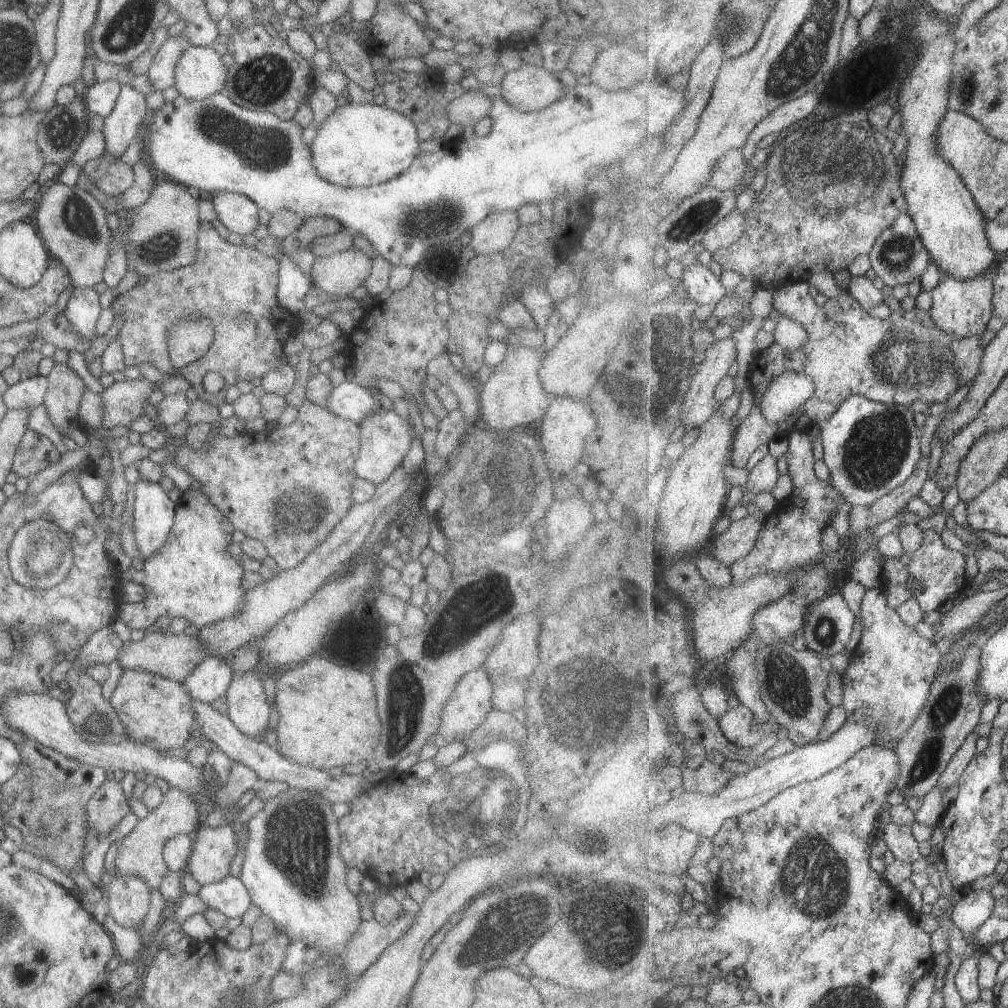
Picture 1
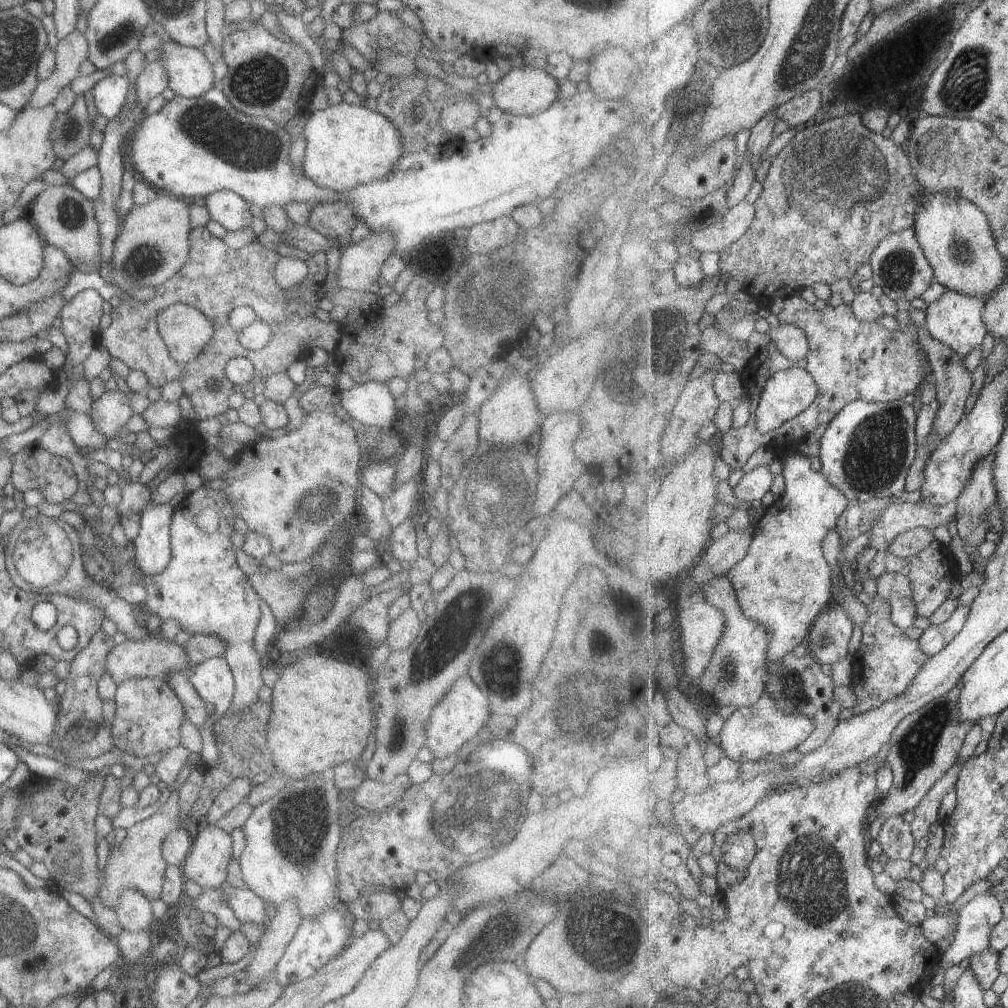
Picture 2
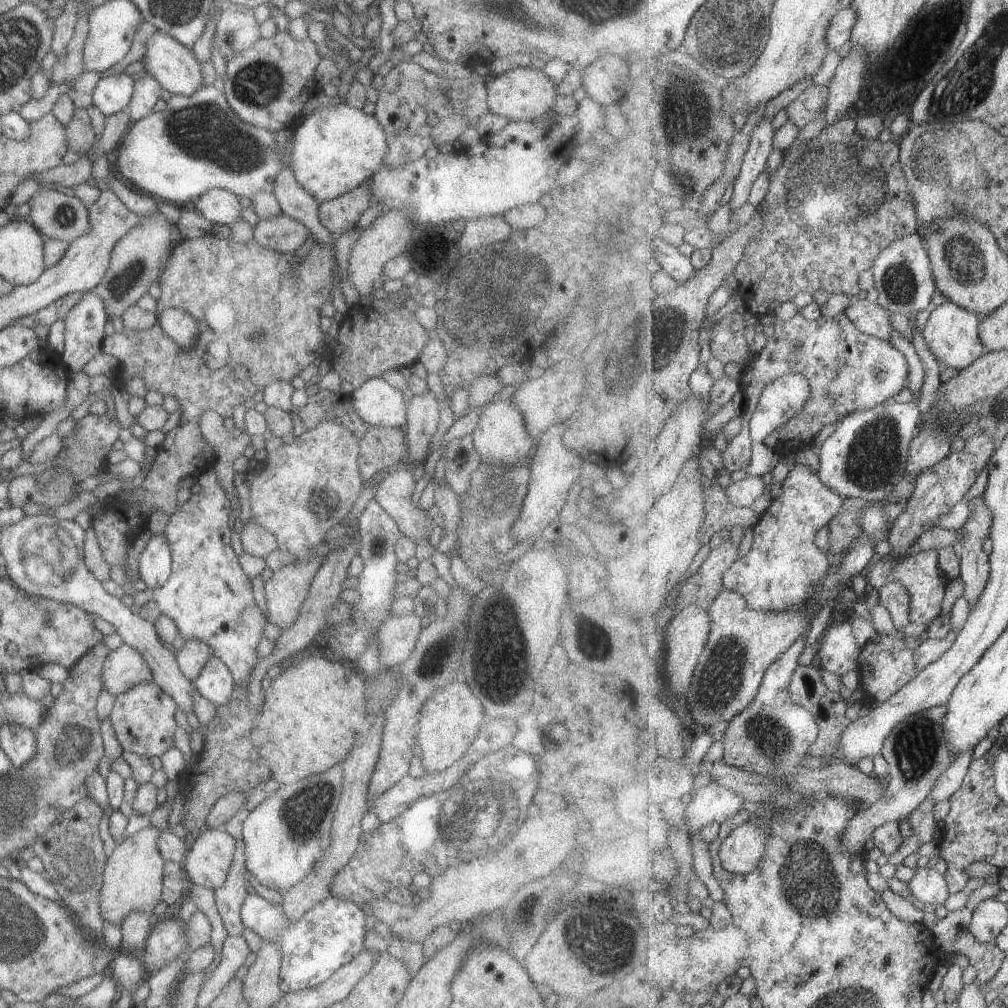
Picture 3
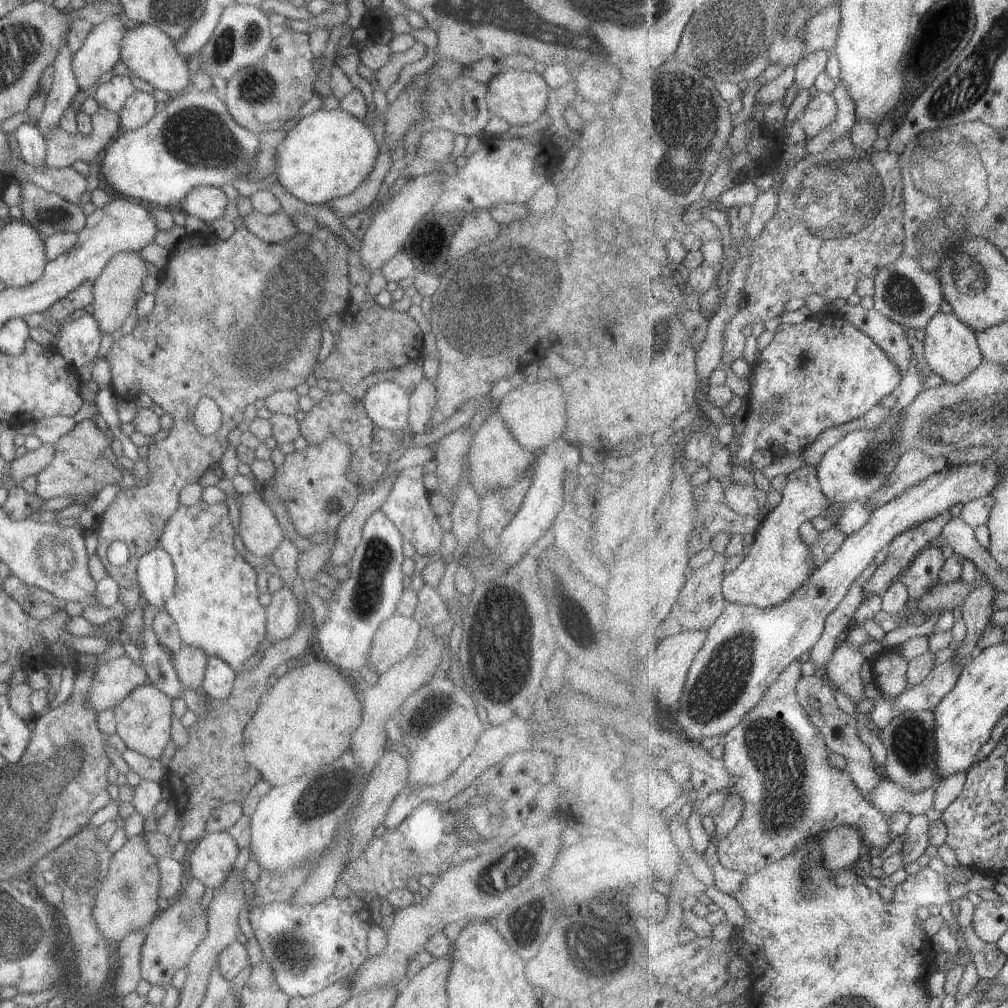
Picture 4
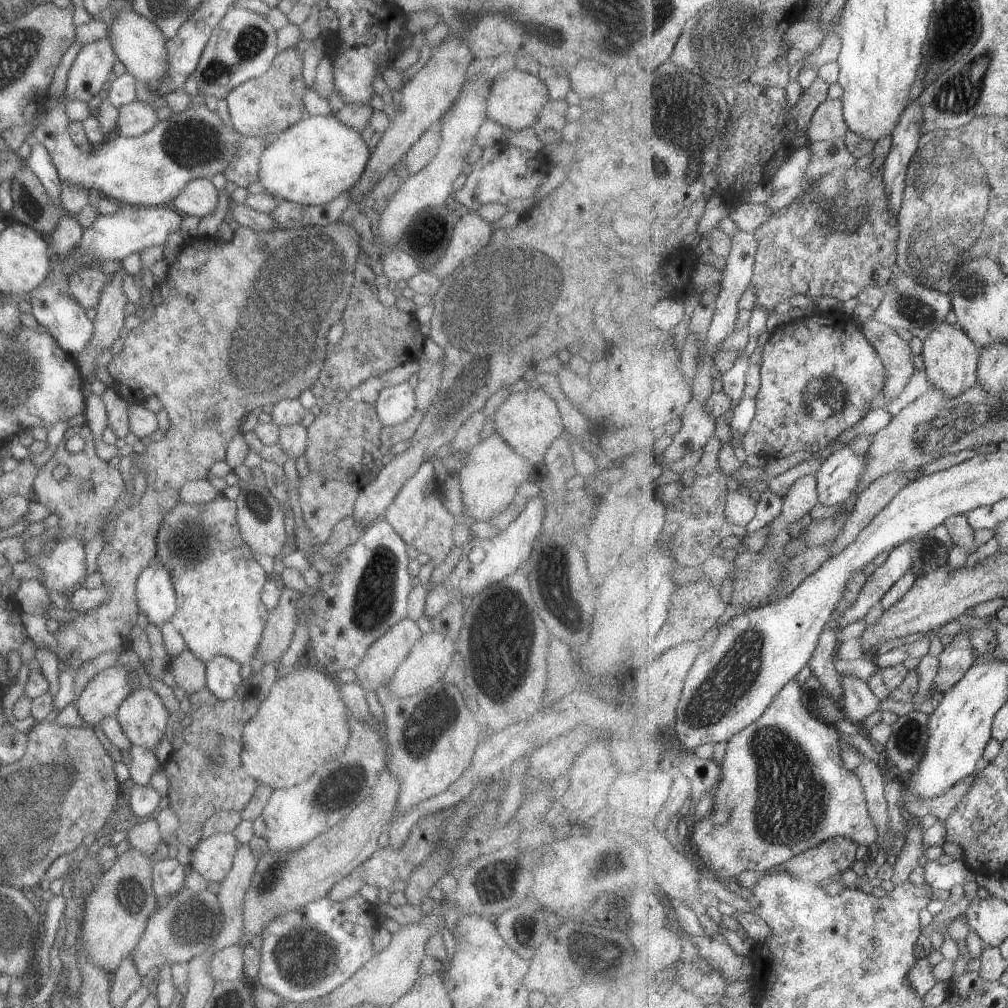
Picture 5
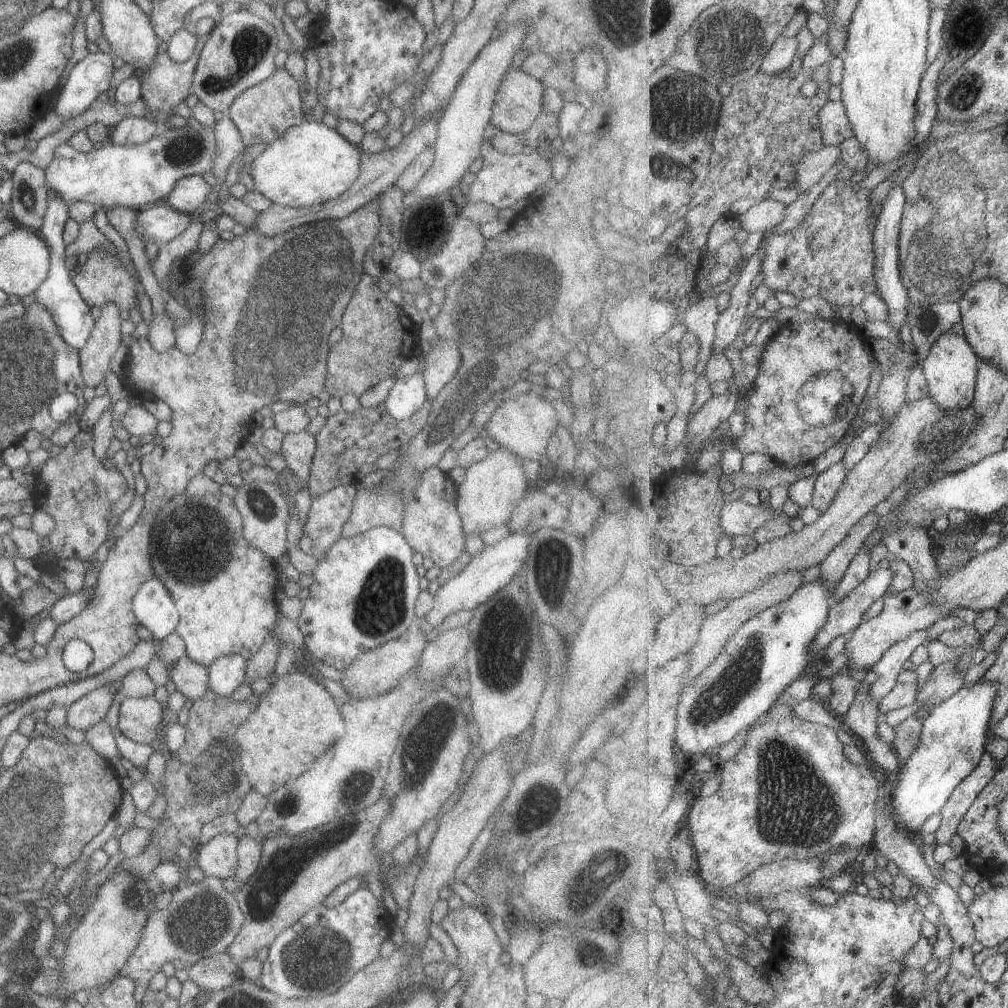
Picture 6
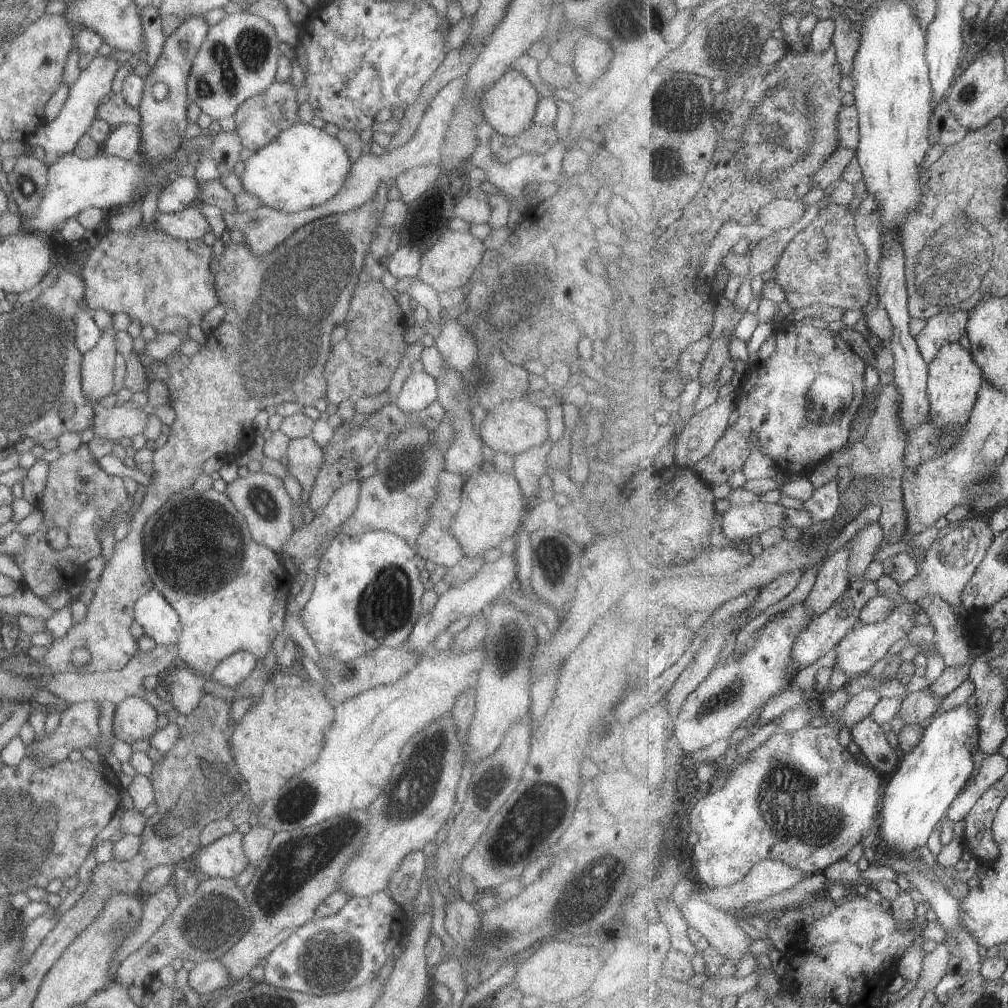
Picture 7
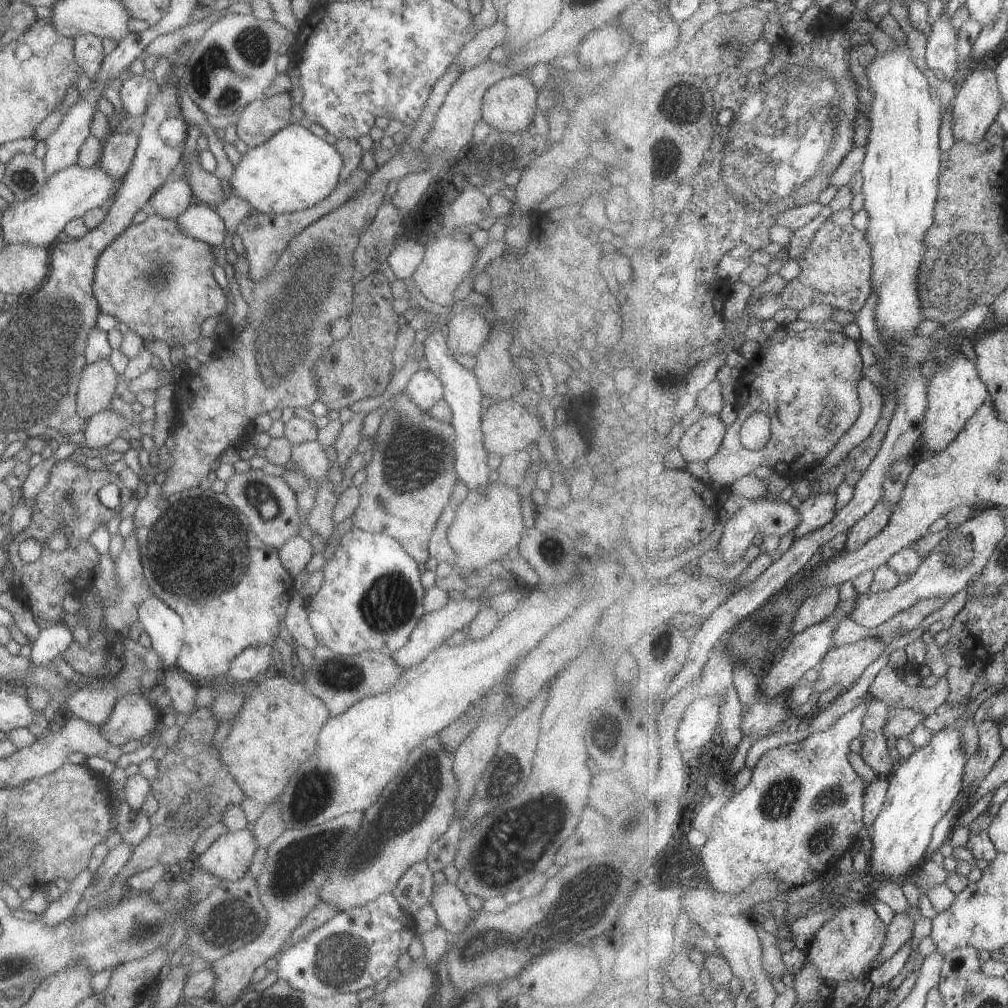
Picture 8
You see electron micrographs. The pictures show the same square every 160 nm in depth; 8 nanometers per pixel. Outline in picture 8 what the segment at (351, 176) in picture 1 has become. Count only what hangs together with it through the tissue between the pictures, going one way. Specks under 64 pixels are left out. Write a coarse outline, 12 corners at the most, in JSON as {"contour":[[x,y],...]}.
{"contour":[[294,123],[248,149],[225,184],[285,214],[339,183],[333,144]]}

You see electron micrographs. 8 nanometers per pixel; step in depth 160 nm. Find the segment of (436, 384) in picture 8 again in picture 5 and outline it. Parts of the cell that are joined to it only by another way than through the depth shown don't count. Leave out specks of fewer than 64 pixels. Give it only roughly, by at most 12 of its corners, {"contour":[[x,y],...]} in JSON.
{"contour":[[407,381],[382,388],[372,404],[387,426],[416,408]]}

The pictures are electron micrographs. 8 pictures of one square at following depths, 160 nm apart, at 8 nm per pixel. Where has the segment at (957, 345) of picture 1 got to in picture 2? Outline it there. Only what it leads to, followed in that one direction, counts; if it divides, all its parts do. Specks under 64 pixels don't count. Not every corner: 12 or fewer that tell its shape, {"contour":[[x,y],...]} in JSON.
{"contour":[[911,310],[935,376],[935,451],[966,416],[973,378],[955,350],[932,338],[926,312]]}

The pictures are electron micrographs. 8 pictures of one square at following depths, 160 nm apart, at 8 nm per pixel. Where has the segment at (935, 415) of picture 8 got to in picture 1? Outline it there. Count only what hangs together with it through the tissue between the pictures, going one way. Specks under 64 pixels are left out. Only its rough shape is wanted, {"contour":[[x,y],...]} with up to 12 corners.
{"contour":[[941,276],[929,312],[956,338],[982,335],[995,278]]}

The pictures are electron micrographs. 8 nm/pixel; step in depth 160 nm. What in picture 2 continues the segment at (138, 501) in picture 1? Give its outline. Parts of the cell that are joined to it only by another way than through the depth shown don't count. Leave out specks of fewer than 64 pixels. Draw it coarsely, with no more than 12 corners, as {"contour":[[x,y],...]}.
{"contour":[[171,504],[137,512],[133,564],[157,574],[170,558]]}

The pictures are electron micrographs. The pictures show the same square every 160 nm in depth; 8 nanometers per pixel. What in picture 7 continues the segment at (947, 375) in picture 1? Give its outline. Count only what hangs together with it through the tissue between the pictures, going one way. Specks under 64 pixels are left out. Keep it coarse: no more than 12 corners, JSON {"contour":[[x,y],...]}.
{"contour":[[783,320],[740,417],[694,471],[760,449],[810,473],[850,442],[868,368],[838,330]]}

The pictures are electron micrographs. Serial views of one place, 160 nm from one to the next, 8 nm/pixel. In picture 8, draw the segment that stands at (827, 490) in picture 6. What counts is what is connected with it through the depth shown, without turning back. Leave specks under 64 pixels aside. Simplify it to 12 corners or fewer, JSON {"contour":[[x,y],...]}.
{"contour":[[813,493],[796,508],[801,524],[795,539],[837,516],[835,493]]}

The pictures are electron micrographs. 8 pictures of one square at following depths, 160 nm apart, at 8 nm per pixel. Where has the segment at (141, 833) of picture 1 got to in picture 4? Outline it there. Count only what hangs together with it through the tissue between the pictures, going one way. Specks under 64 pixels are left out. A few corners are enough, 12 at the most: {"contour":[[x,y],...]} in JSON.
{"contour":[[143,833],[110,856],[91,916],[119,943],[159,912]]}

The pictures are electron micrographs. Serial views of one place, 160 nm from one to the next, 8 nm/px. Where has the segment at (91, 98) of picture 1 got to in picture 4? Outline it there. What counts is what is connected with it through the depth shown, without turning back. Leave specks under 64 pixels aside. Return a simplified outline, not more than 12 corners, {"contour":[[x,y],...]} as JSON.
{"contour":[[112,76],[91,97],[99,108],[119,113],[136,90],[130,76]]}

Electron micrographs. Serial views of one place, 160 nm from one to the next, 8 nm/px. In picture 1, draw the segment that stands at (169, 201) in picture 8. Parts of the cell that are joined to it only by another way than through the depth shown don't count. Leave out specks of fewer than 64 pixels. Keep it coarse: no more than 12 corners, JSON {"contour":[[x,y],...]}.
{"contour":[[213,194],[217,219],[229,233],[247,235],[259,209],[247,196]]}

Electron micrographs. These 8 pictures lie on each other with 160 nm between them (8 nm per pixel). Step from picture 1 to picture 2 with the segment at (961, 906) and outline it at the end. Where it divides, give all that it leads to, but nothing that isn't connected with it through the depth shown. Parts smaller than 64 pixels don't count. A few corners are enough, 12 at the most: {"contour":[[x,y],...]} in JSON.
{"contour":[[986,893],[959,913],[952,943],[941,954],[947,971],[990,949],[1002,902]]}

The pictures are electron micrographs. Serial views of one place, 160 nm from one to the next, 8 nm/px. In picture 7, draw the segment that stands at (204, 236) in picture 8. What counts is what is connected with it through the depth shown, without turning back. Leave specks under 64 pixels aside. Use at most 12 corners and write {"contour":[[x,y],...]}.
{"contour":[[198,207],[155,212],[151,223],[174,239],[201,239],[210,226]]}

